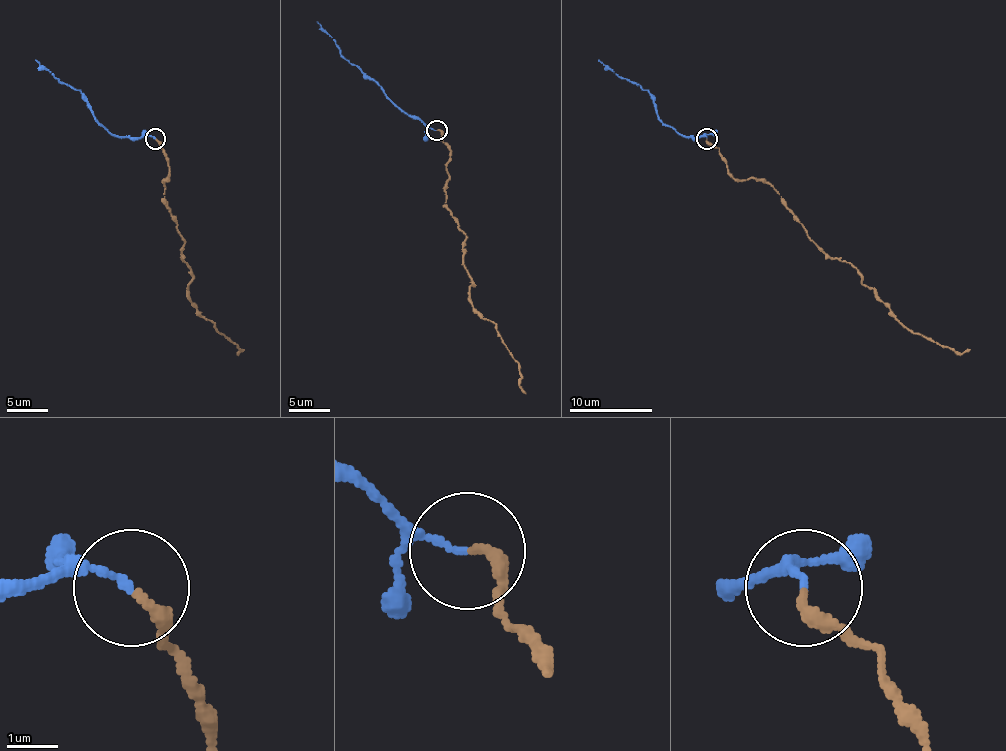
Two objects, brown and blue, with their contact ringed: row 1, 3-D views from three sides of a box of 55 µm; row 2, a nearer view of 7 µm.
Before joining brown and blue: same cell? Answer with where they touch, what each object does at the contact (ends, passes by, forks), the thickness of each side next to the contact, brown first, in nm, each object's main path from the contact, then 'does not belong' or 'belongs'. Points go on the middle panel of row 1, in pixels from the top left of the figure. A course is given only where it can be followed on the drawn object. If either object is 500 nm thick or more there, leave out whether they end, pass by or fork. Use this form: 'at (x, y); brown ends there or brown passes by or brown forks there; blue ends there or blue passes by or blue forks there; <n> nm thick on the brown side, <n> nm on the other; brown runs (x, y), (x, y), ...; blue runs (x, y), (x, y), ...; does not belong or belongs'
at (437, 130); brown ends there; blue ends there; 240 nm thick on the brown side, 120 nm on the other; brown runs (438, 131), (450, 151), (446, 207), (465, 236), (469, 302), (496, 325), (519, 364), (525, 393); blue runs (436, 131), (405, 114), (376, 81), (345, 58), (316, 21); belongs

